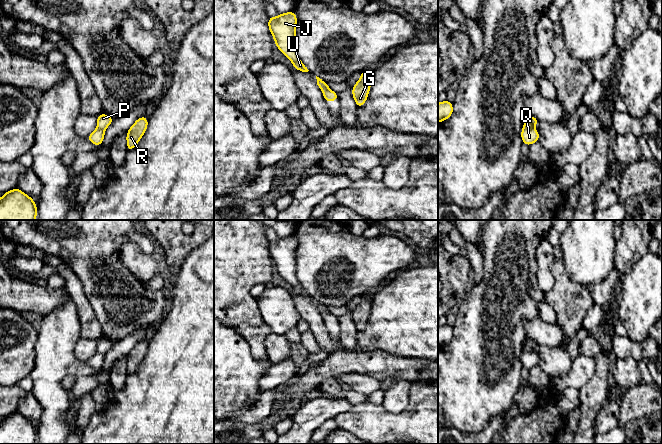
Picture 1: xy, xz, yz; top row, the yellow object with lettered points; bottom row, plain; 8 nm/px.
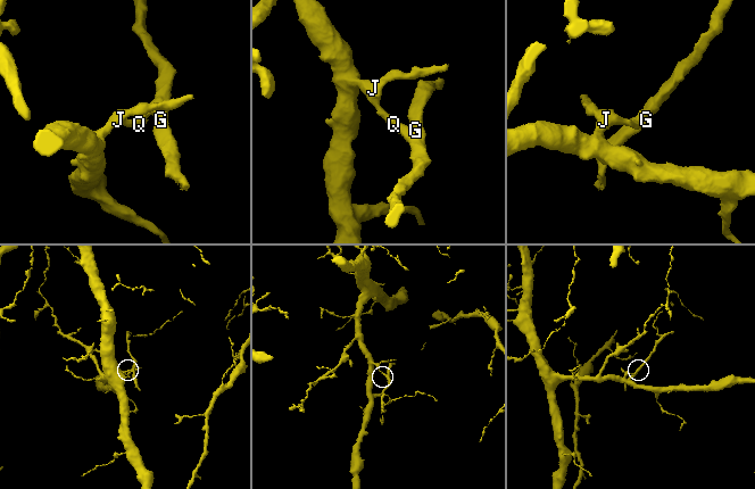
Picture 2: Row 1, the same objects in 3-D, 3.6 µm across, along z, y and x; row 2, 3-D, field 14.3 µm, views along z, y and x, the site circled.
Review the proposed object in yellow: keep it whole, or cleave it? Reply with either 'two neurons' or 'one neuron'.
two neurons

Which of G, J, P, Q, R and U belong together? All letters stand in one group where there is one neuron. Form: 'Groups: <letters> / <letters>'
Groups: G P R / J Q U

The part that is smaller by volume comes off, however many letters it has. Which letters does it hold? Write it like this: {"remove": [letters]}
{"remove": ["G", "P", "R"]}

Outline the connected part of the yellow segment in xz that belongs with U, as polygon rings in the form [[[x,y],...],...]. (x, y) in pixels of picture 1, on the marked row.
[[[293,11],[268,19],[269,31],[274,38],[276,47],[292,62],[296,70],[308,72],[309,70],[296,52],[296,25],[297,16]]]

